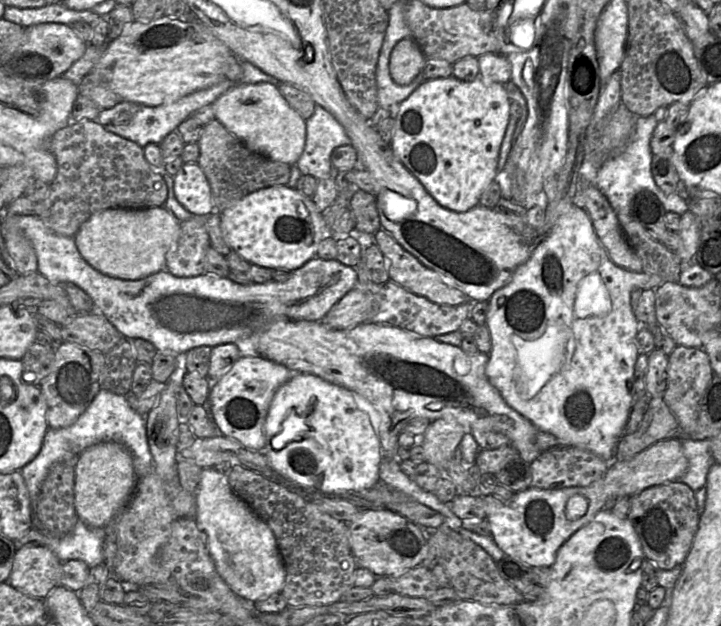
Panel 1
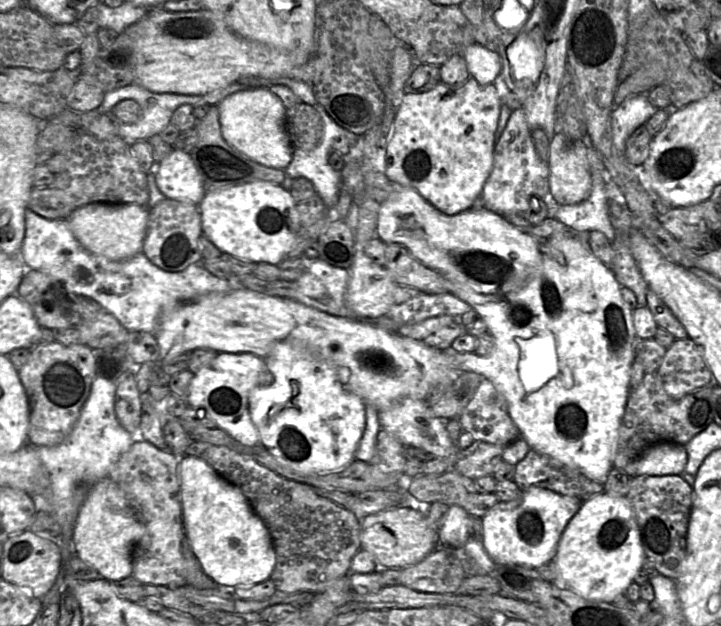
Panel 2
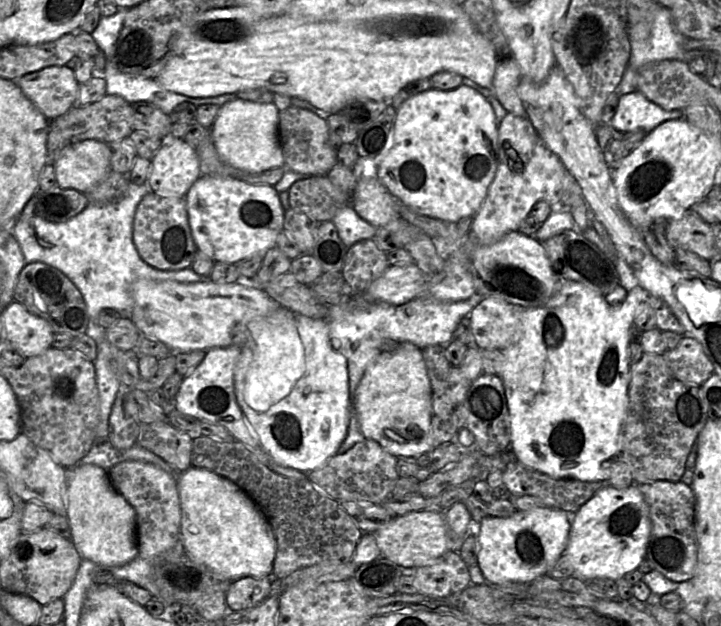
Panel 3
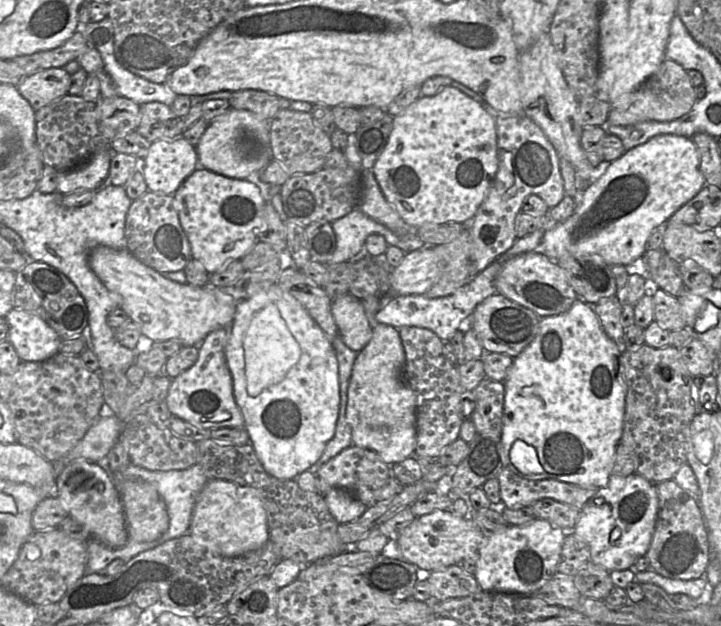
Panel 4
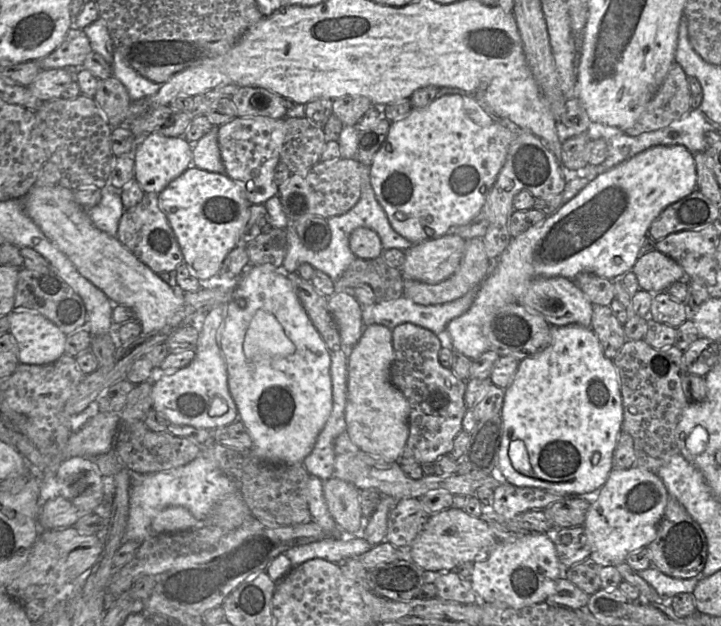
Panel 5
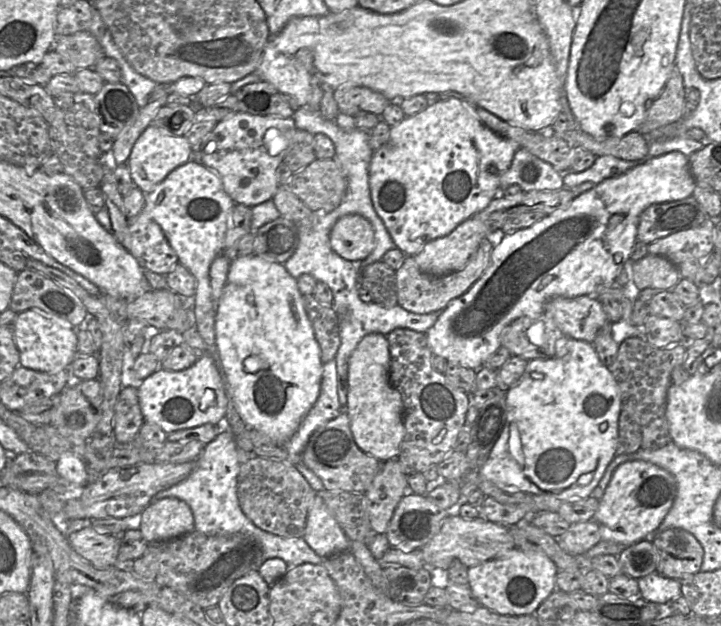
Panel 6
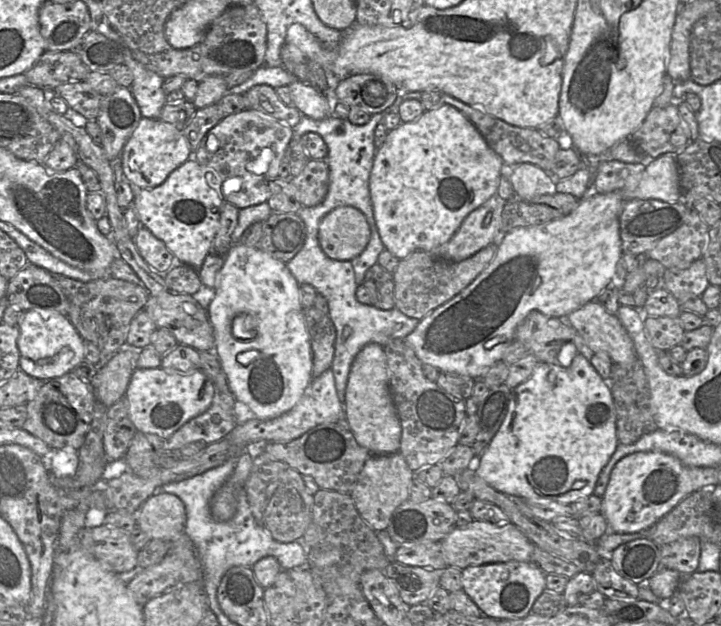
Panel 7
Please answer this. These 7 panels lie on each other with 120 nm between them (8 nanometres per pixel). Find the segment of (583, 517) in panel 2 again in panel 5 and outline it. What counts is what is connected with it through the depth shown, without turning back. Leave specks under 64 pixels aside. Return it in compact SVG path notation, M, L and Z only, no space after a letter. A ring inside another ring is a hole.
M633 466L613 468L606 483L591 498L583 526L590 535L593 552L603 563L617 565L629 554L647 547L655 538L670 498L656 472Z

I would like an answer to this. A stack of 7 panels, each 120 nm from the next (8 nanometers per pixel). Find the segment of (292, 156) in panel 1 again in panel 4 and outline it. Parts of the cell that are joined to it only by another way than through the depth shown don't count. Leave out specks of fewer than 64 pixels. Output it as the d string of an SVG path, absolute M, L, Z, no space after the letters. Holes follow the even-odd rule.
M230 107L225 113L215 117L207 126L195 146L198 161L208 170L229 178L247 180L253 172L261 172L273 160L270 148L271 120L243 109ZM243 132L249 132L258 143L256 151L239 150L237 141Z

